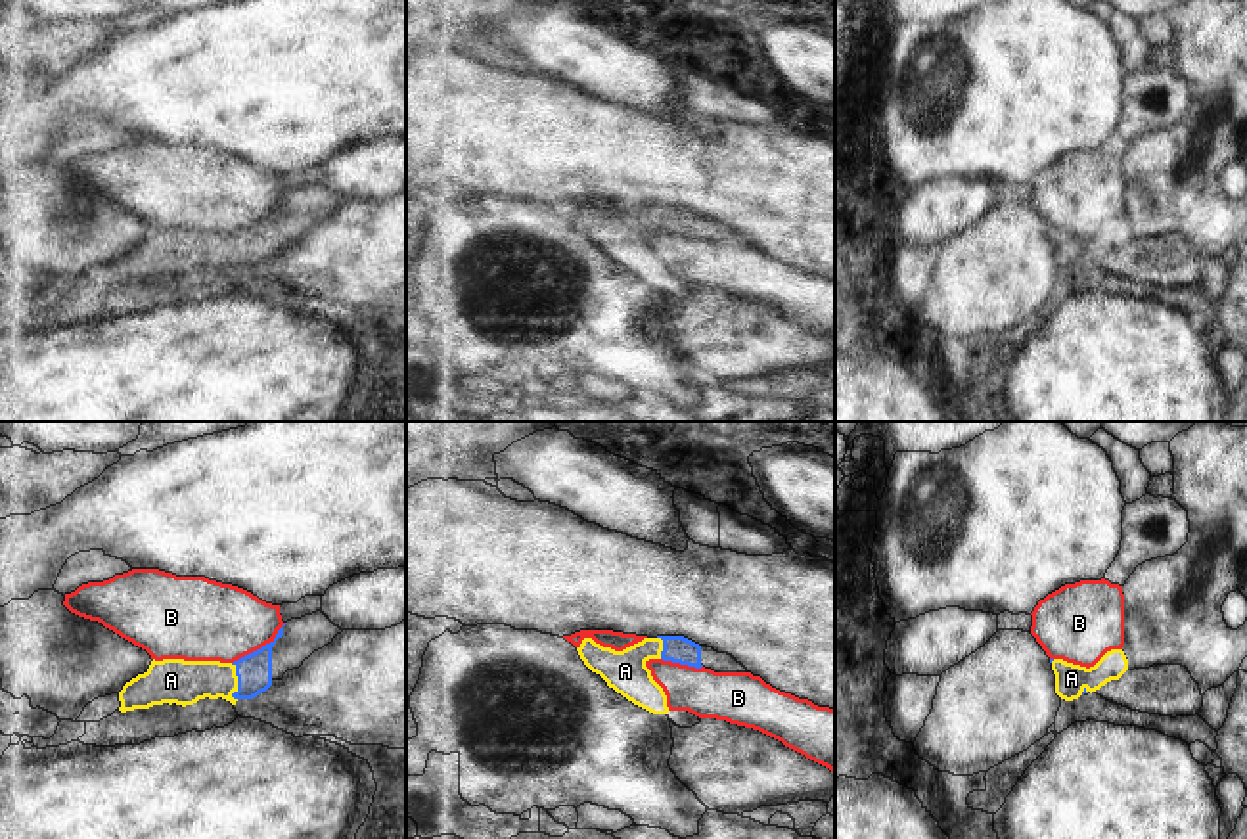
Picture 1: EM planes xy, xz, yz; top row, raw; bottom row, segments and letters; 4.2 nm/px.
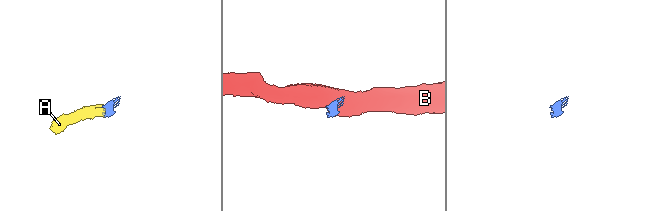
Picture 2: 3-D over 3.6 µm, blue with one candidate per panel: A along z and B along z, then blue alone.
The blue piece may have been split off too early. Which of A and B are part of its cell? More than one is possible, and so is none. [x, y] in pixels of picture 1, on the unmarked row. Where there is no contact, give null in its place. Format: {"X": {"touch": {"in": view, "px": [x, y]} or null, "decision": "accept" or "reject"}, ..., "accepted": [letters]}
{"A": {"touch": {"in": "xy", "px": [238, 253]}, "decision": "accept"}, "B": {"touch": {"in": "xy", "px": [261, 219]}, "decision": "reject"}, "accepted": ["A"]}

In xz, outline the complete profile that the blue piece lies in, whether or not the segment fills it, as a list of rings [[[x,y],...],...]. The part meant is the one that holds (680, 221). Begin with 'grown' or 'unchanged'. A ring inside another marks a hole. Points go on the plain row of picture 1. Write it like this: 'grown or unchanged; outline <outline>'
grown; outline [[[684,207],[644,209],[623,222],[584,209],[577,222],[584,236],[600,245],[609,259],[653,285],[667,285],[669,278],[663,259],[646,238],[649,230],[672,232],[695,239],[705,238],[714,243],[747,243],[732,226],[718,224]]]

